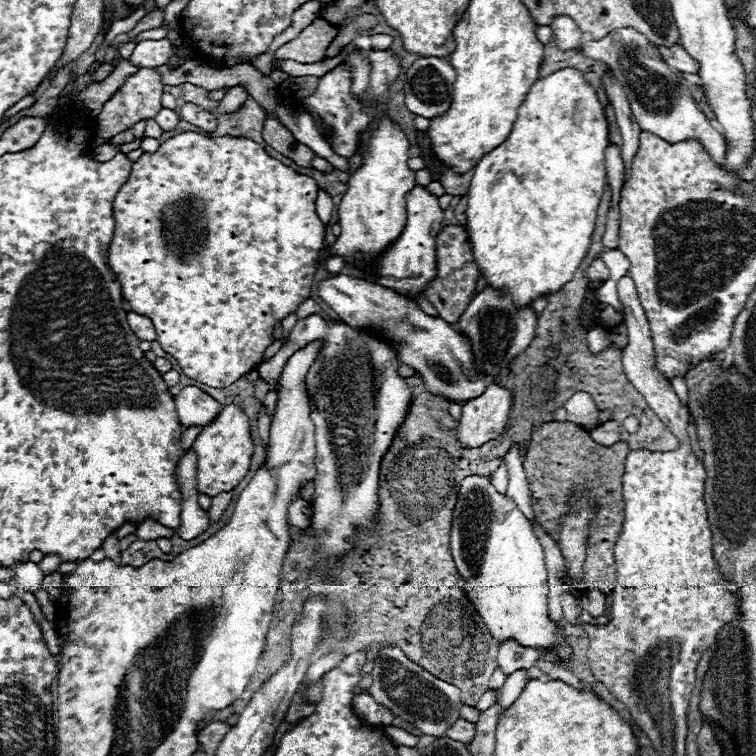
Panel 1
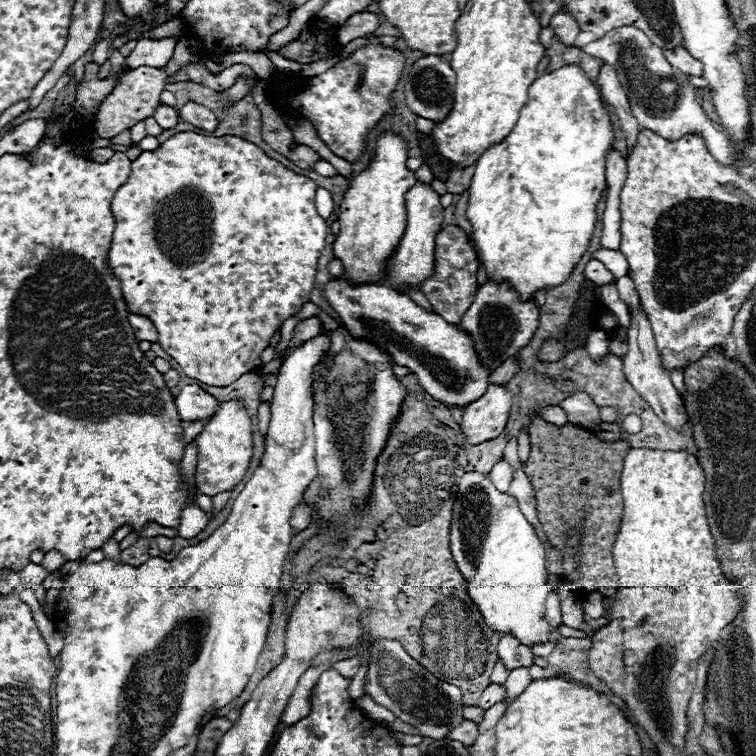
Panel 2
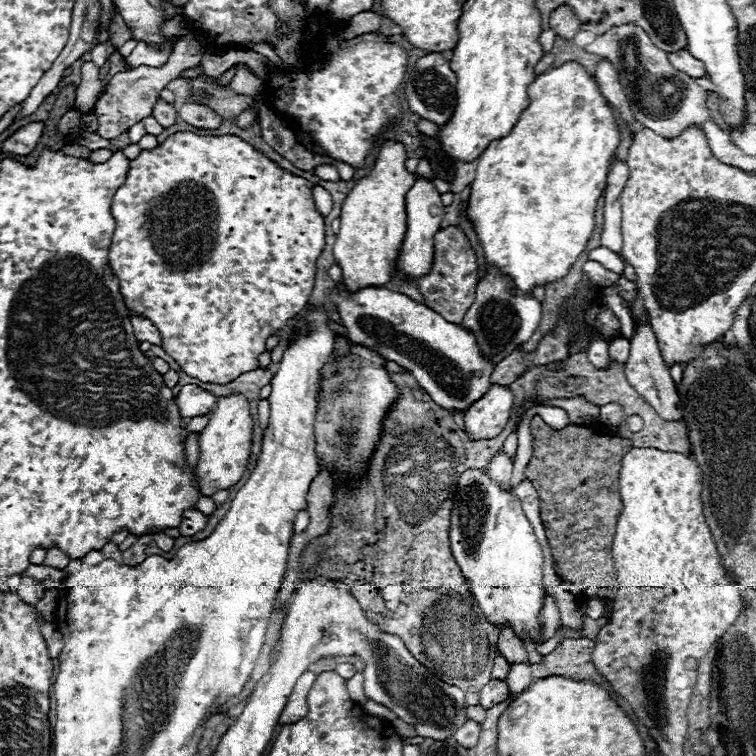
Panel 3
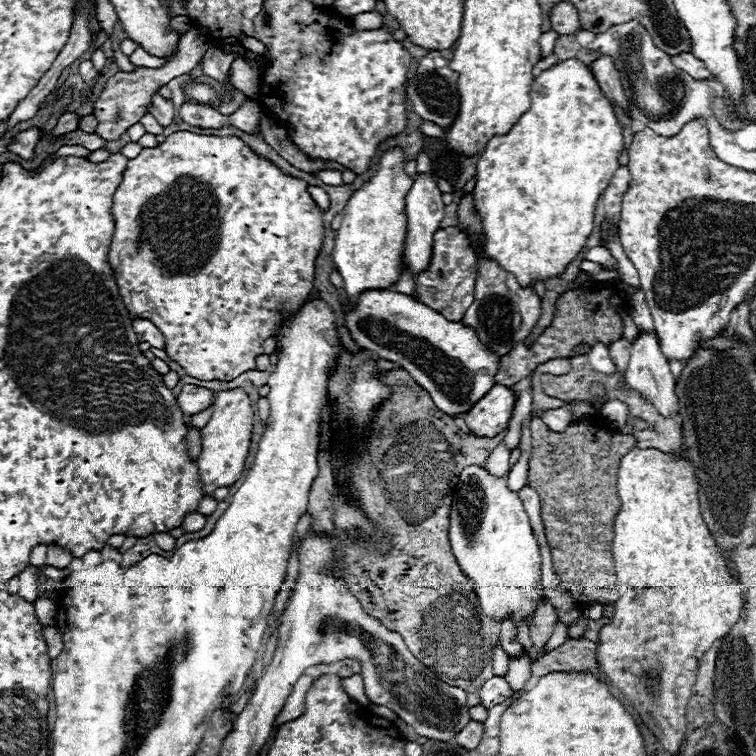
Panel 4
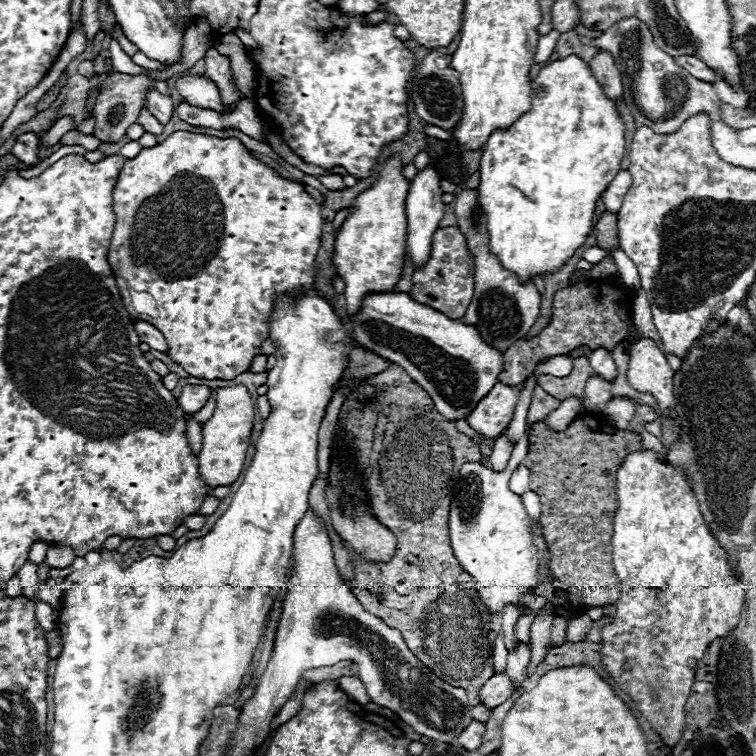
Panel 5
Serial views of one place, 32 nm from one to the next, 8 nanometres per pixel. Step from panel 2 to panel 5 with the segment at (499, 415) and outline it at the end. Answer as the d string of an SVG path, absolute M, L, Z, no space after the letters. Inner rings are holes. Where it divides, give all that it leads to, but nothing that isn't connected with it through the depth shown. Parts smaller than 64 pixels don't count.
M498 382L494 390L466 418L466 422L486 438L498 438L504 434L514 418L514 410L518 404L518 390L514 386L506 386Z

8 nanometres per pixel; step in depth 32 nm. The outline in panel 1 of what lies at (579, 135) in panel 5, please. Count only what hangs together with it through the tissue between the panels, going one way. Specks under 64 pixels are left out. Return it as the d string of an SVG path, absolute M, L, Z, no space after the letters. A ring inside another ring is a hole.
M562 68L562 70L558 70L558 72L550 74L550 76L538 78L532 84L532 88L530 88L530 92L526 96L526 102L520 106L520 114L518 114L518 118L514 122L514 128L512 128L510 136L500 146L496 146L494 150L486 152L478 160L478 164L474 168L472 182L470 182L470 190L468 190L468 210L466 210L468 234L470 234L474 258L476 258L478 266L480 266L480 272L484 274L486 282L492 284L494 288L506 286L512 292L516 304L520 304L520 306L532 304L540 294L556 292L558 288L562 288L572 278L574 270L584 260L584 256L586 256L586 252L590 248L590 242L592 242L592 232L594 232L594 224L596 224L596 208L600 204L600 198L602 198L602 192L604 192L604 186L606 186L604 152L606 152L608 144L610 144L610 126L608 126L608 118L606 118L604 106L598 100L596 90L584 80L580 70Z

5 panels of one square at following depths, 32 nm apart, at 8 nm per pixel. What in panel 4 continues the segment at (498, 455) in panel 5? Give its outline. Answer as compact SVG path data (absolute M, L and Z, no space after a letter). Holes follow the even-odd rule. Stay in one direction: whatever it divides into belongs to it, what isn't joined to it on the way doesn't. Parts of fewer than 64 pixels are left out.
M504 440L496 446L496 450L490 454L488 462L486 462L486 468L492 472L492 474L506 474L508 472L508 458L510 458L510 450L508 446L504 444Z

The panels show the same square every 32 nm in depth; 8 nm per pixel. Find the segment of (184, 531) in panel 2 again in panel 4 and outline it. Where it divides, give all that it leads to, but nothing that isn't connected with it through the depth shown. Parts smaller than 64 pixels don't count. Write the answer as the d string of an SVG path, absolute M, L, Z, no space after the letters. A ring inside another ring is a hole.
M190 512L190 514L184 518L184 522L182 522L182 526L184 526L186 532L198 532L198 530L204 528L204 524L206 524L206 516L202 516L202 514L198 514L198 512Z

